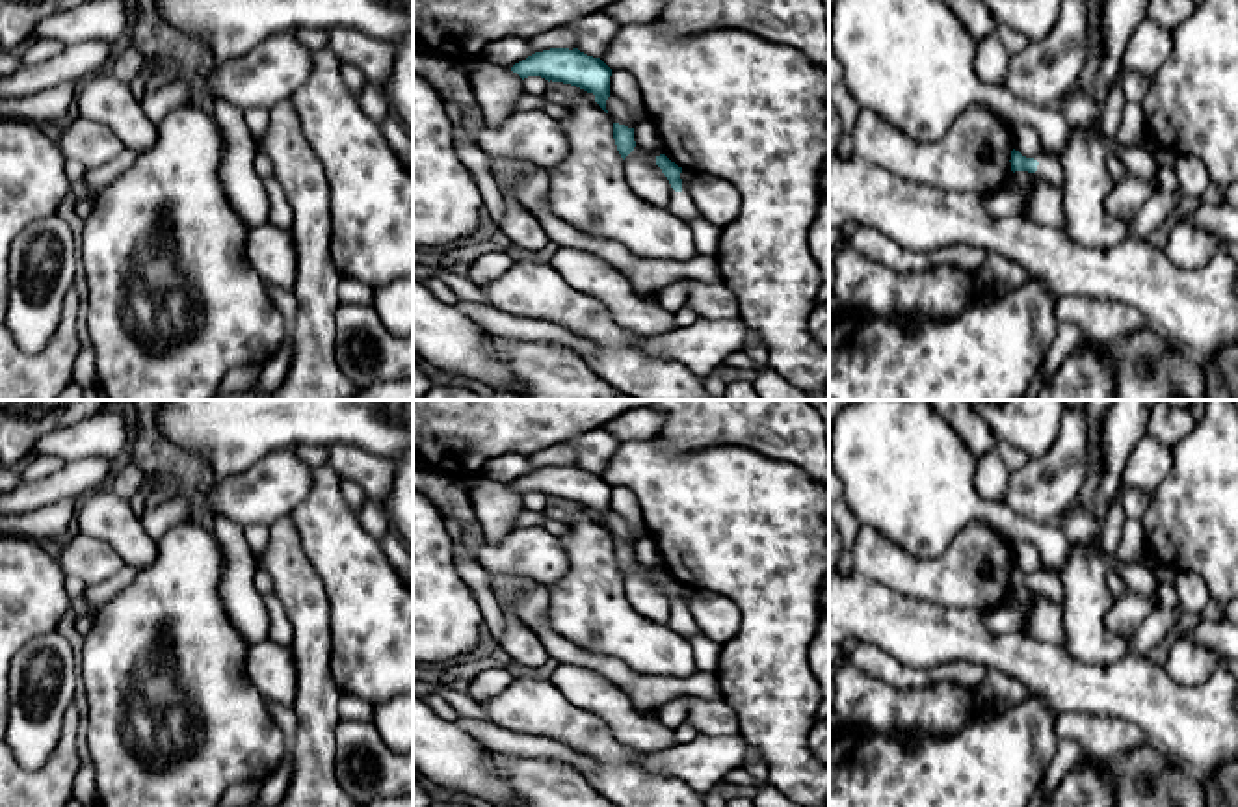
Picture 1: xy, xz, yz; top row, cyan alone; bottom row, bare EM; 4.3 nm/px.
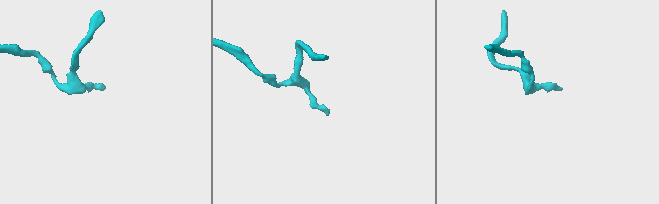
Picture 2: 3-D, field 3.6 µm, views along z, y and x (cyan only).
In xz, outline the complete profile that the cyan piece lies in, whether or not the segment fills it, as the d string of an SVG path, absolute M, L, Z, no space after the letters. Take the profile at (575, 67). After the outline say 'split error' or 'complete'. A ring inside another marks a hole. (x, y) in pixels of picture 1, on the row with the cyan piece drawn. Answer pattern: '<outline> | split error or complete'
M550 48L535 52L511 67L522 80L541 76L552 82L576 86L595 95L595 102L608 113L612 69L600 60L578 48Z | complete

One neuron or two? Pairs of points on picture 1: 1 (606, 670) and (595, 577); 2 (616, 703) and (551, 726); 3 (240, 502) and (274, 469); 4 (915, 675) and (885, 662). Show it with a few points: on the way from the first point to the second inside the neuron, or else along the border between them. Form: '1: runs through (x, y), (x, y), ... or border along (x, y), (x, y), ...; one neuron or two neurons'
1: border along (564, 638), (645, 672); two neurons
2: border along (554, 687), (571, 703), (595, 713), (621, 742); two neurons
3: runs through (250, 497), (268, 478); one neuron
4: runs through (908, 675), (898, 675), (893, 670); one neuron

